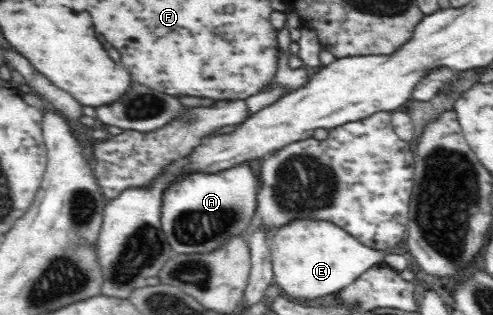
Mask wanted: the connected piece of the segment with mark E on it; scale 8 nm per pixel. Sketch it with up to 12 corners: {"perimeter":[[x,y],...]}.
{"perimeter":[[328,221],[271,236],[274,280],[296,298],[334,295],[388,252]]}

